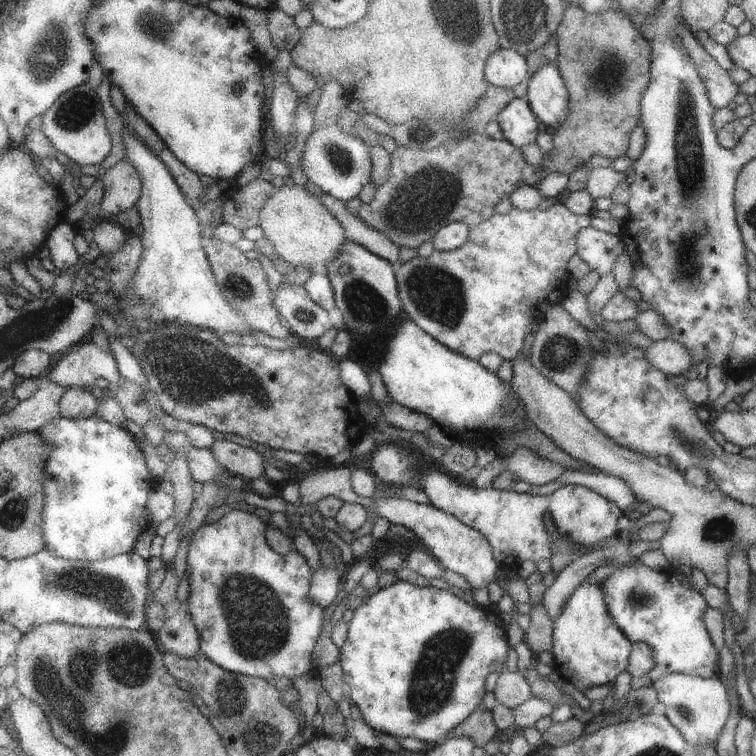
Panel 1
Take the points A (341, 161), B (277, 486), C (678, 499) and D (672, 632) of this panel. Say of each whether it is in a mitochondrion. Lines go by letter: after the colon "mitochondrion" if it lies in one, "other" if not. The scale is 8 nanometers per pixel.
A: mitochondrion
B: other
C: other
D: other

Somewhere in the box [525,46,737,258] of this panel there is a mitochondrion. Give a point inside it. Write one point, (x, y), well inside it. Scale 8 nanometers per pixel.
(604, 72)

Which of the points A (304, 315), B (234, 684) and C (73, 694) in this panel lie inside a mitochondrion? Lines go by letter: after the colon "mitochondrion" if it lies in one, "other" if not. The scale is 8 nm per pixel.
A: mitochondrion
B: mitochondrion
C: mitochondrion

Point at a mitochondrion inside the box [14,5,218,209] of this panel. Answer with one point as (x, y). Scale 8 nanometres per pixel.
(48, 53)

